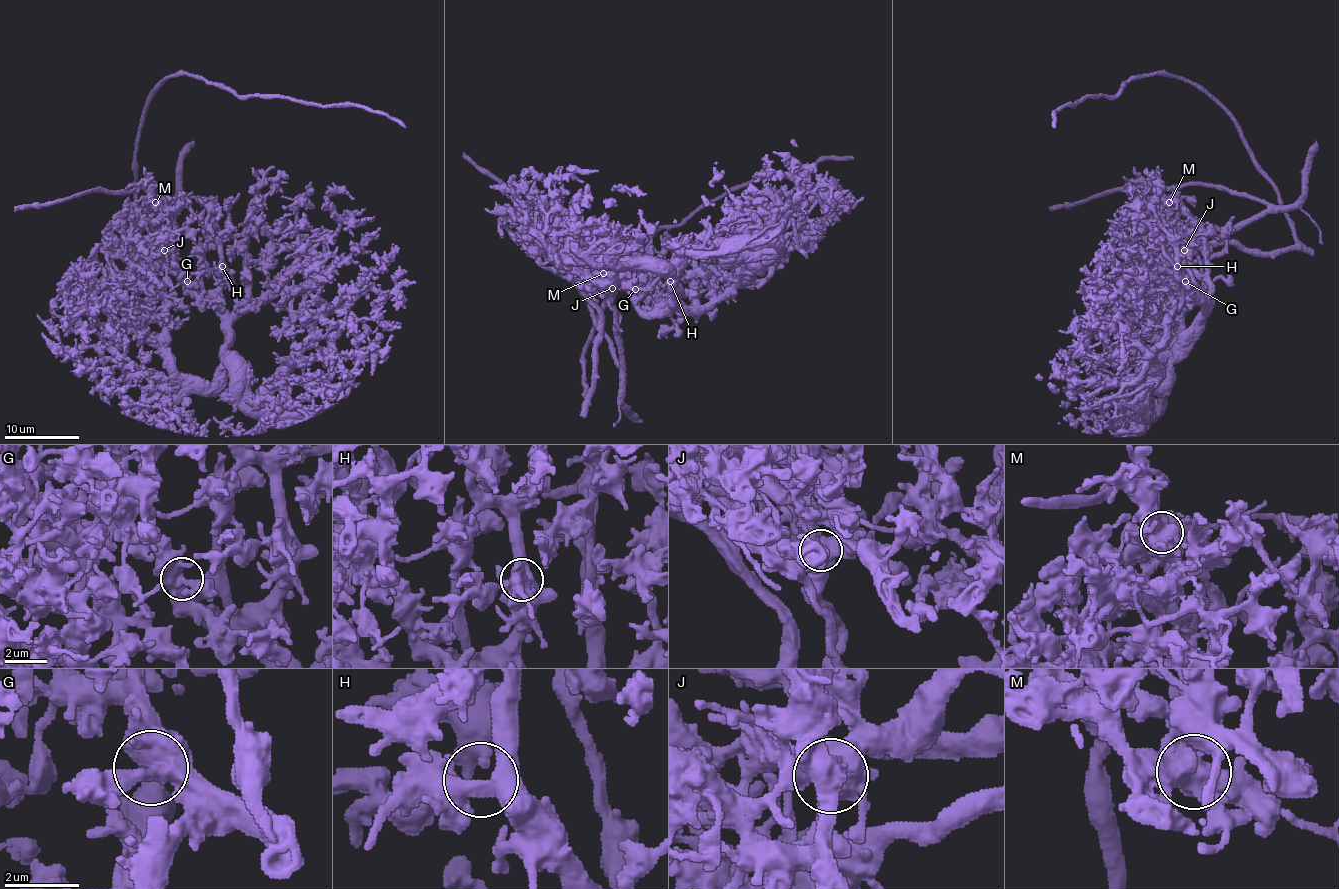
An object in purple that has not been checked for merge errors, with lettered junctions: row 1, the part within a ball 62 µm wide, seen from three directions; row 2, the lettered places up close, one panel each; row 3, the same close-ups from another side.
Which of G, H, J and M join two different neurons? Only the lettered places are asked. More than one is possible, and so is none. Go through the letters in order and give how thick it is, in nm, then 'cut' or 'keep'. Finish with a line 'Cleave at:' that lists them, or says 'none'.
G: calibre 400 nm; keep
H: calibre 460 nm; keep
J: calibre 750 nm; cut
M: calibre 650 nm; cut
Cleave at: J, M

